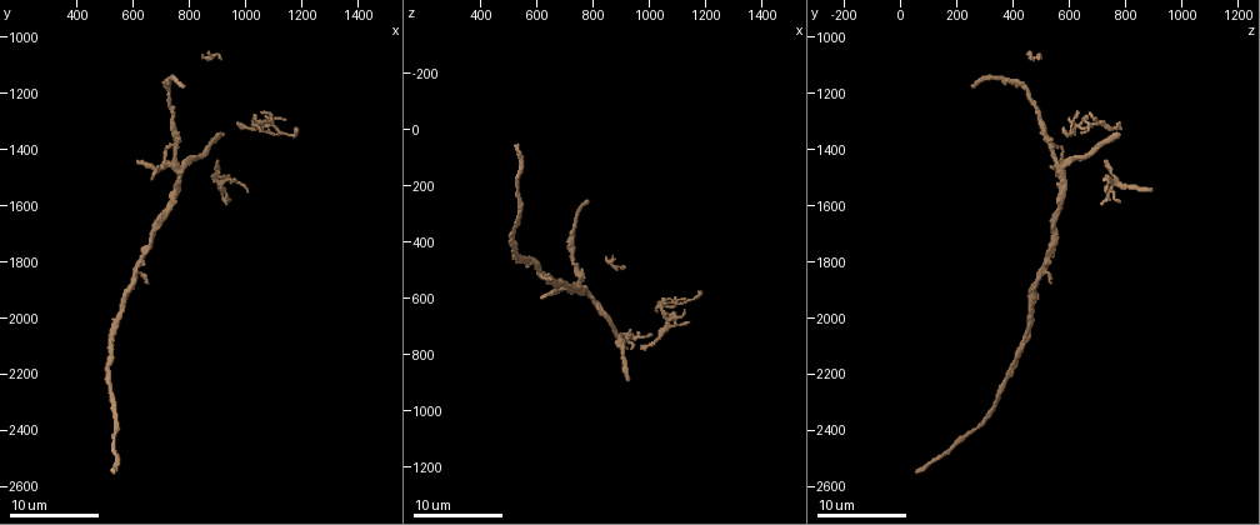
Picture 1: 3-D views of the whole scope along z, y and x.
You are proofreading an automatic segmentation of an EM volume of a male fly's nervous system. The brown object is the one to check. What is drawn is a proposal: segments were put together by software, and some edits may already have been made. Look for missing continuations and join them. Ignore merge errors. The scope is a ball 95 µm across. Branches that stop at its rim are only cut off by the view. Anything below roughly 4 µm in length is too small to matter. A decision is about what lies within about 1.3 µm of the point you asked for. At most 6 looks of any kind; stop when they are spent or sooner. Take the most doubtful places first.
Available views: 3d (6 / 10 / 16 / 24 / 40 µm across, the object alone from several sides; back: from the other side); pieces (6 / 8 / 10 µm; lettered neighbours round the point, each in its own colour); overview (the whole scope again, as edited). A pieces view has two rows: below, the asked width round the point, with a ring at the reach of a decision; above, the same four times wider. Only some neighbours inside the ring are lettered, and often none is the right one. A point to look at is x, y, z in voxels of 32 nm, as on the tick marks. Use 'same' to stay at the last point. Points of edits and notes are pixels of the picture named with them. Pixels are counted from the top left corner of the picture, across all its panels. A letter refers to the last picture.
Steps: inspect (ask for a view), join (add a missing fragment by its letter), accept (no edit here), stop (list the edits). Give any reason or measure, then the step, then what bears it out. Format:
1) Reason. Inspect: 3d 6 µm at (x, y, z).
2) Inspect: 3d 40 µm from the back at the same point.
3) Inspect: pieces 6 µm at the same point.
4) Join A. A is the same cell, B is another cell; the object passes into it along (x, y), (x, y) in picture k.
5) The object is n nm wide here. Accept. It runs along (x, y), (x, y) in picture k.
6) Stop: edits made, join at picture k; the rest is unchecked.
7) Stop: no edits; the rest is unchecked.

End of a long branch. Inspect: pieces 6 µm at (530, 2540, 60).

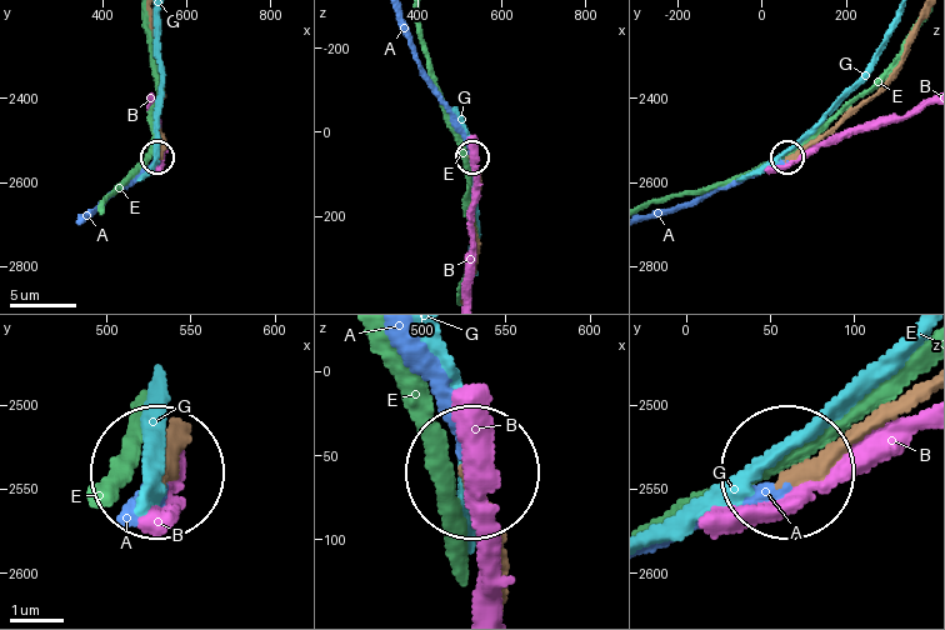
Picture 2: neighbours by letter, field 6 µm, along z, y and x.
Join A. A is the same cell, B, E and G are other cells; the neuron continues.

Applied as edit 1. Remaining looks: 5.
Inspect: overview.

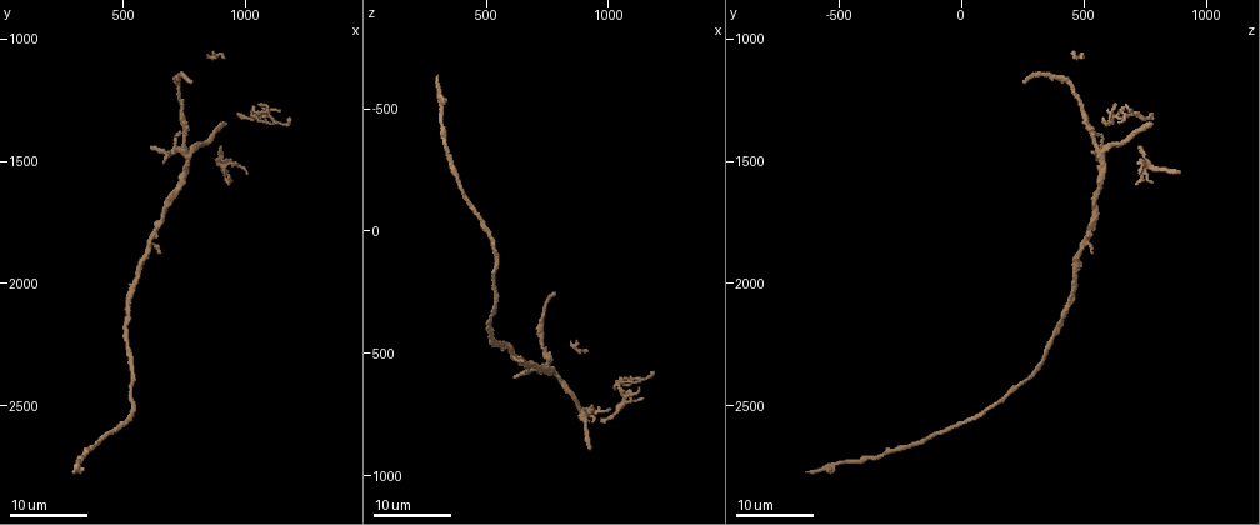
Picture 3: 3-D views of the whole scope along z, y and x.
Inspect: 3d 24 µm at (770, 1170, 250).

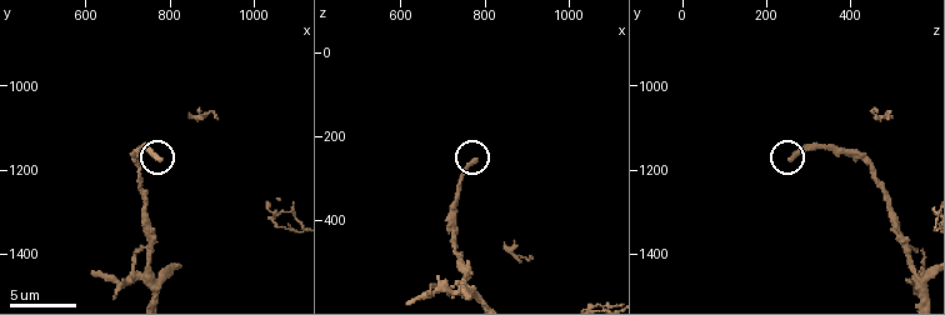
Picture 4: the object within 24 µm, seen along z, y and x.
Inspect: pieces 10 µm at (780, 1180, 255).

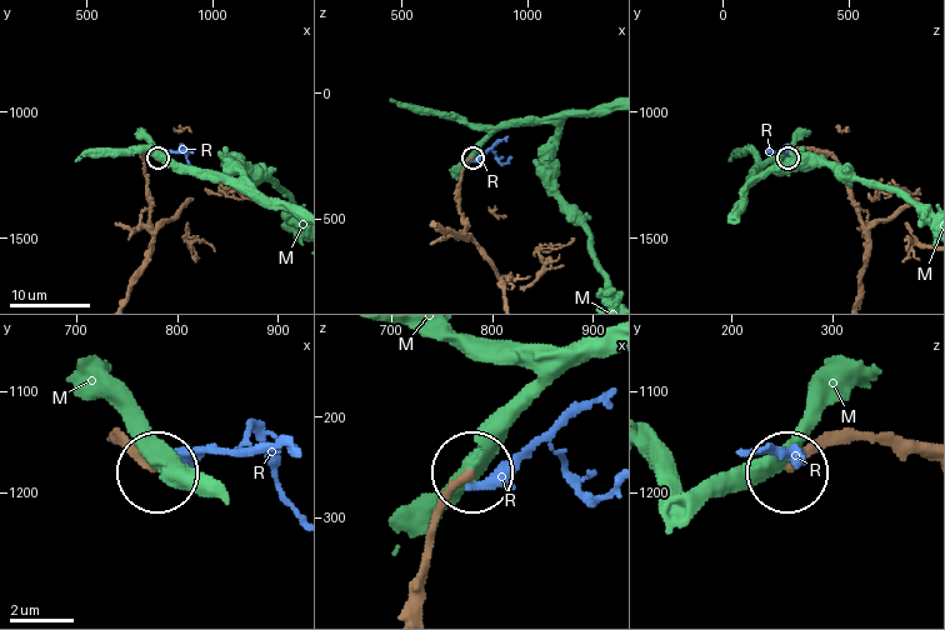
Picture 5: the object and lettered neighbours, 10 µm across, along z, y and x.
Accept. M and R are other cells; none of them fits.

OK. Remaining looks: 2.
An open end. Inspect: pieces 6 µm at (650, 1870, 540).

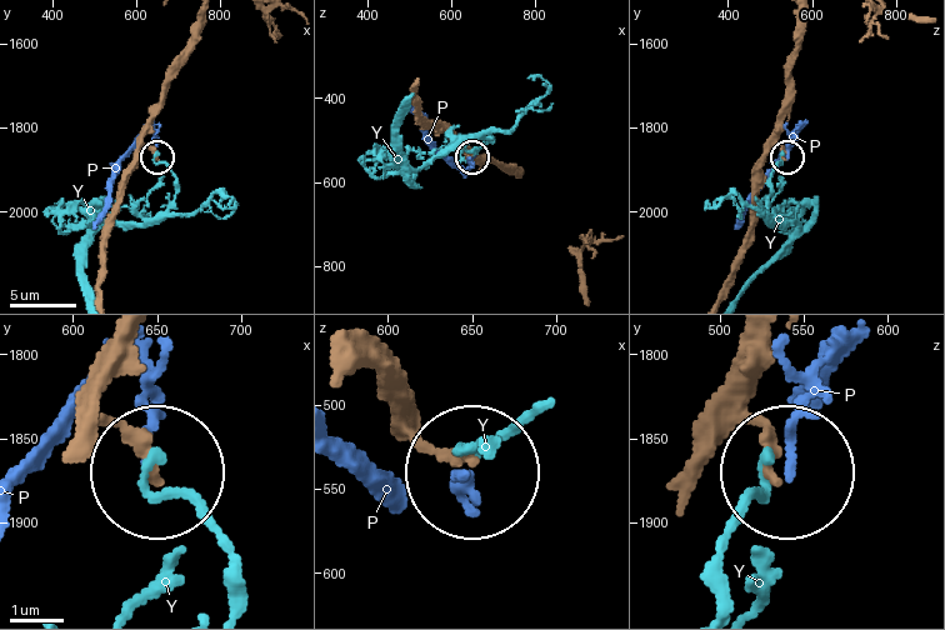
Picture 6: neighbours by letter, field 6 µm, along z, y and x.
Accept. P and Y are other cells; none of them fits.

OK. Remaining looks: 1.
Stop: edits made, join at picture 2; the rest is unchecked.

